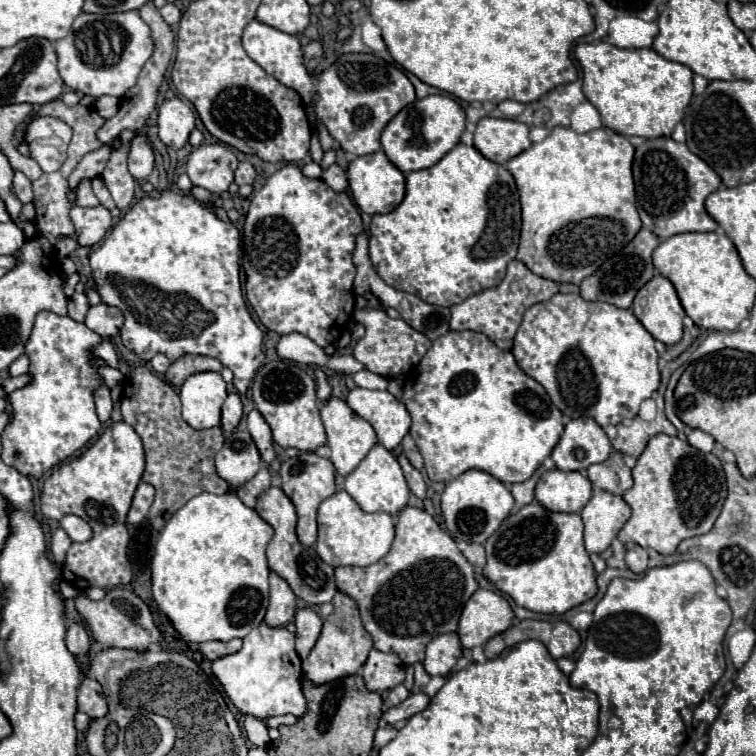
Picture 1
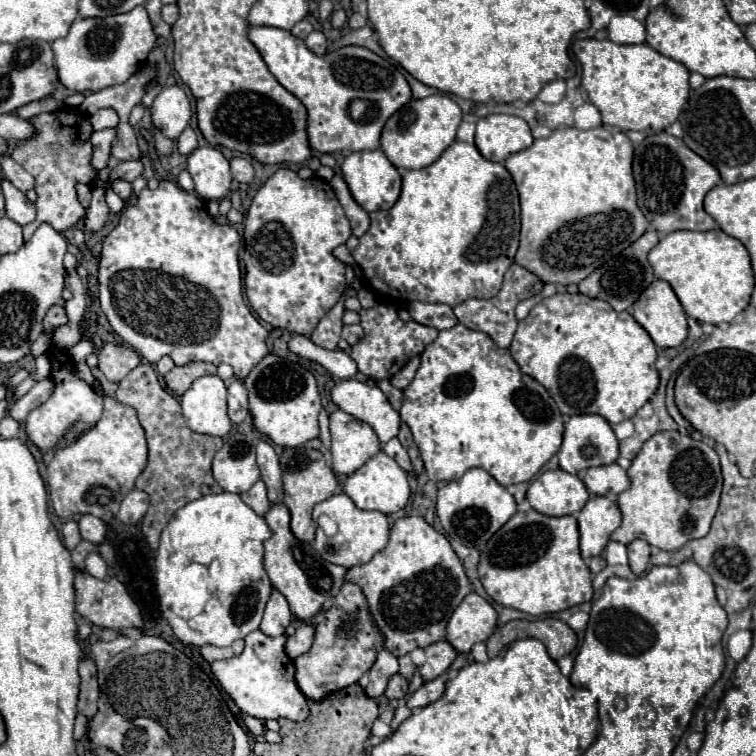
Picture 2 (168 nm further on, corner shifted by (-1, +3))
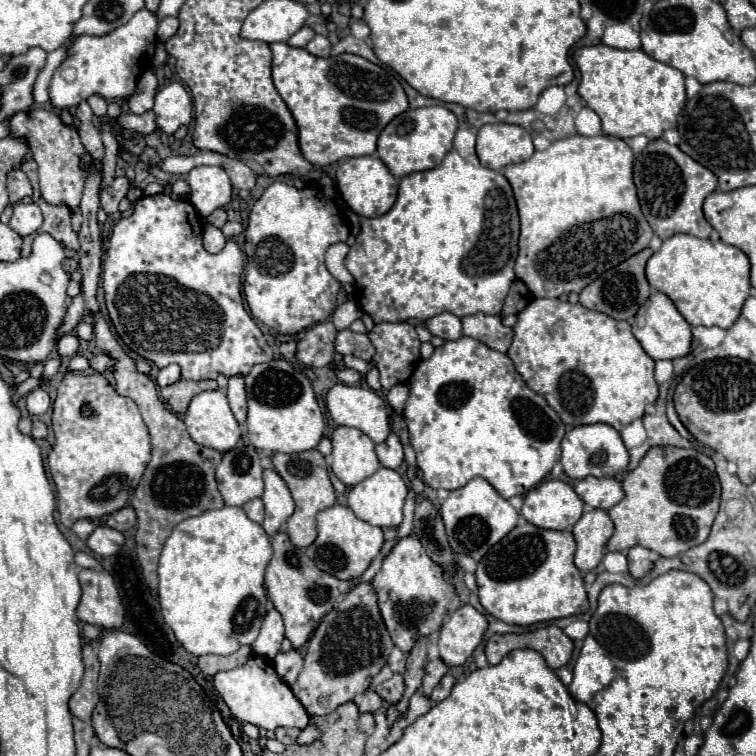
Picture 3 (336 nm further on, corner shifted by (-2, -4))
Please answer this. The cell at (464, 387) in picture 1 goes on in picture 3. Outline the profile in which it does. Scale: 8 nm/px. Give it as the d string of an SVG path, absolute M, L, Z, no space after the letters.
M462 336L436 348L428 360L422 360L410 378L410 398L404 408L404 420L410 444L416 450L418 470L430 488L456 490L476 476L486 478L502 498L524 496L554 468L560 460L560 442L566 426L548 402L532 392L516 372L512 360L488 348L486 344Z

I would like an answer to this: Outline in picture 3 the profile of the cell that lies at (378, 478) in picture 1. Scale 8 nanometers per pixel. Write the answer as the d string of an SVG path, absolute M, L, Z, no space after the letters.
M378 468L370 478L366 478L364 482L356 484L354 488L350 488L348 492L348 506L352 508L352 512L378 528L398 528L402 524L402 506L404 506L404 498L406 498L408 486L402 480L402 476L392 470L392 468Z

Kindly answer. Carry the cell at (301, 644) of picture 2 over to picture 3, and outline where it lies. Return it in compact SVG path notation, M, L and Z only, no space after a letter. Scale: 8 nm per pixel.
M290 650L290 652L280 652L274 660L272 660L272 664L274 664L274 668L276 668L276 674L288 684L288 686L292 686L294 682L296 682L296 678L298 678L298 674L300 674L300 670L302 670L302 662L304 662L304 658L302 658L302 654L298 652L298 650Z

